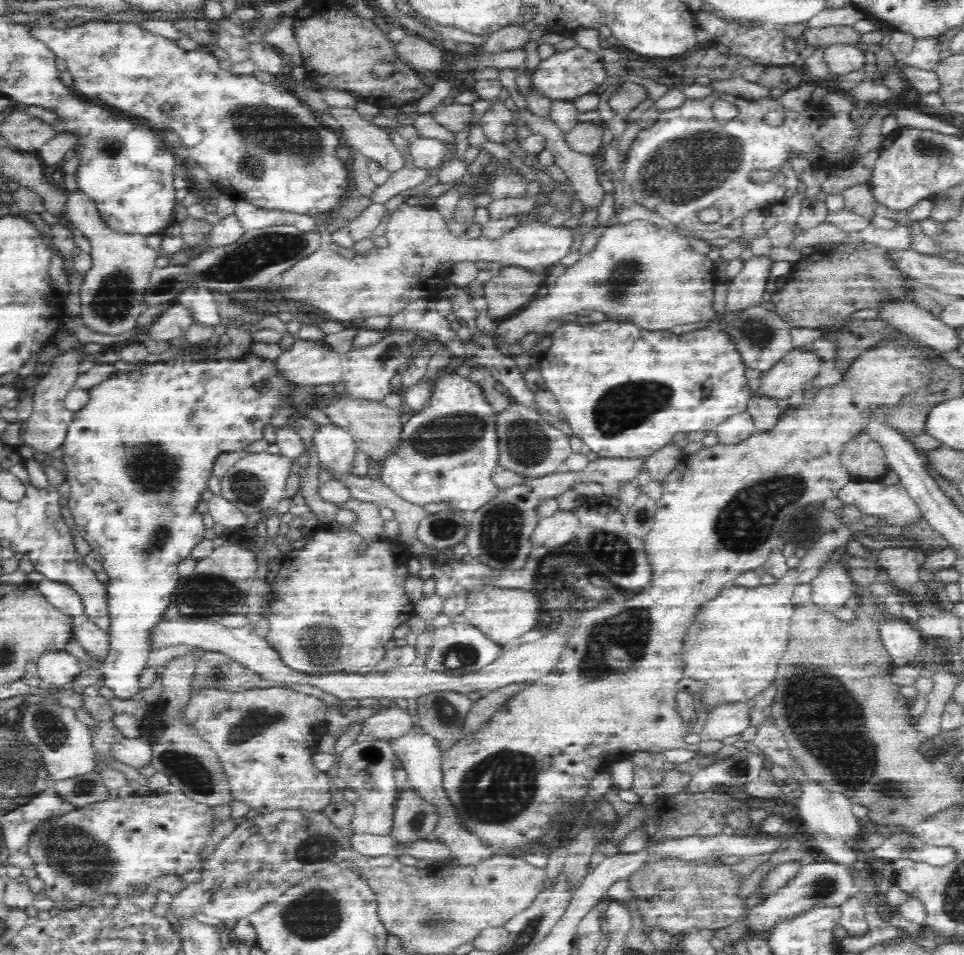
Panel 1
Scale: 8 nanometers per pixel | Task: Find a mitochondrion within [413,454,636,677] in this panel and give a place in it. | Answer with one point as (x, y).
(500, 535)

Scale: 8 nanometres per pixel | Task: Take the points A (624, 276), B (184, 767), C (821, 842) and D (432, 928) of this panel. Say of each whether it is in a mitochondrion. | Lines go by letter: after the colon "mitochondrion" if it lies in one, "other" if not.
A: mitochondrion
B: mitochondrion
C: other
D: mitochondrion

